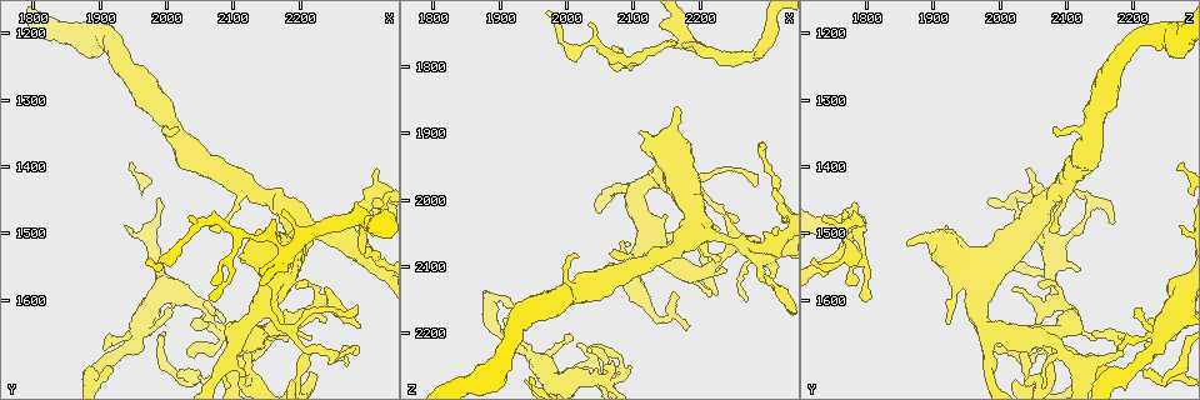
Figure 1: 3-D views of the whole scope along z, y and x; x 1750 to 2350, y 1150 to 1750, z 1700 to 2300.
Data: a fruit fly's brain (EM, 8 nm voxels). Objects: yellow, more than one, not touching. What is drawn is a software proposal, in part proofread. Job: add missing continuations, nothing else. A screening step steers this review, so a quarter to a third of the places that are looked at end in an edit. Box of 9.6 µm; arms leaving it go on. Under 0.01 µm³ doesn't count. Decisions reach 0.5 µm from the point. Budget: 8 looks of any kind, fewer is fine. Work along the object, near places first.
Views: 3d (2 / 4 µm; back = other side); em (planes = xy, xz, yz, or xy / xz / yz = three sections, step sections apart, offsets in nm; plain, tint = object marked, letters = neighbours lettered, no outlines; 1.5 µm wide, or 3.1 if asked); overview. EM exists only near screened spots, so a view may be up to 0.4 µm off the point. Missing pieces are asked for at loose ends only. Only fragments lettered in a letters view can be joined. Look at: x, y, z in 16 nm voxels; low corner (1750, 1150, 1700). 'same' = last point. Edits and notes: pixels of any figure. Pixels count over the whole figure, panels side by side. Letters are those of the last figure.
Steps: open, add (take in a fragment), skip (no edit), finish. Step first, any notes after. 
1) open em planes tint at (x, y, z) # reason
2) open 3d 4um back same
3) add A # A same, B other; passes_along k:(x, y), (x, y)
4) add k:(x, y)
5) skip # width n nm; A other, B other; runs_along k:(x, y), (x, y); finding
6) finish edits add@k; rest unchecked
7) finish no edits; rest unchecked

open em xz step 8 letters at (2070, 1580, 1765) # thin end

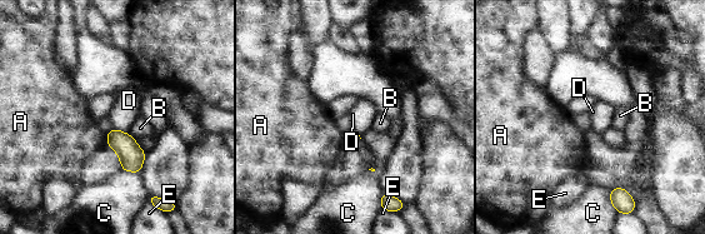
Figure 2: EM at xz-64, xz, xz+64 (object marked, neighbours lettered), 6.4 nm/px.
skip # A other, B other, C other, D other, E other; border 2:(113, 128), (126, 133); none of them fits

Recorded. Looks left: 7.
open em xy step 8 tint at (2190, 1725, 2025) # branch stops here

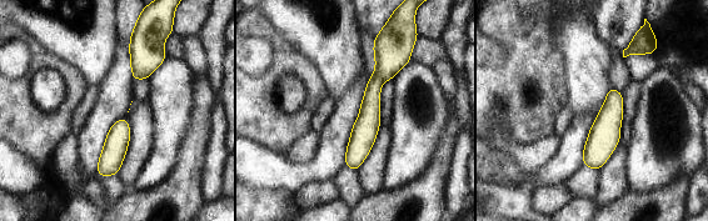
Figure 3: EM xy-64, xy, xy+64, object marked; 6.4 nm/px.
open em xz step 8 letters same

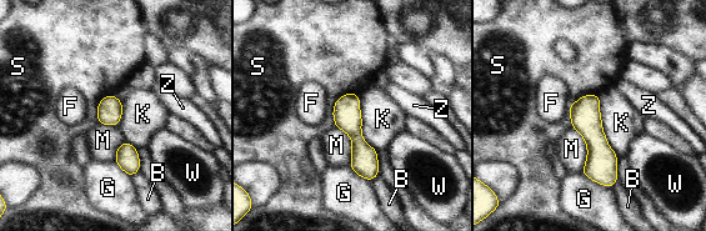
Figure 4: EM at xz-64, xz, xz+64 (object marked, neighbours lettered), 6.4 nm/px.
skip # B other, F other, G other, K other, M other, S other, W other, Z other; runs_along 4:(586, 98), (586, 120), (609, 182); no lettered fragment goes on from it

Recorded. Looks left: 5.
open em planes plain at (2035, 1675, 2225) # free end

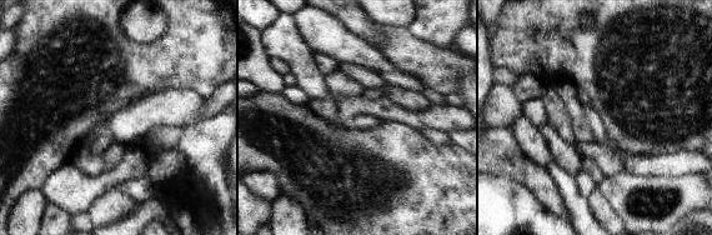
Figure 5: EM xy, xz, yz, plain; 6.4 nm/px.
open em planes letters same

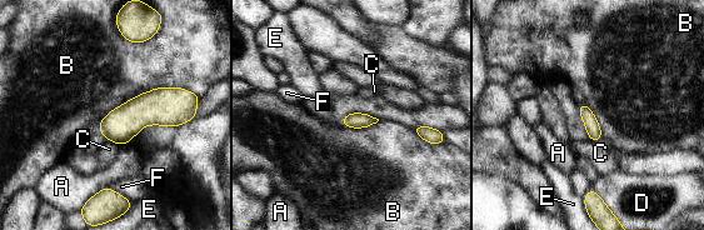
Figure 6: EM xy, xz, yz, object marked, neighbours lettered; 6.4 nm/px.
skip # longest_contact B 460 nm; A other, B other, C other, D other, E other, F other; none of them fits

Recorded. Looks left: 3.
finish no edits; rest unchecked

